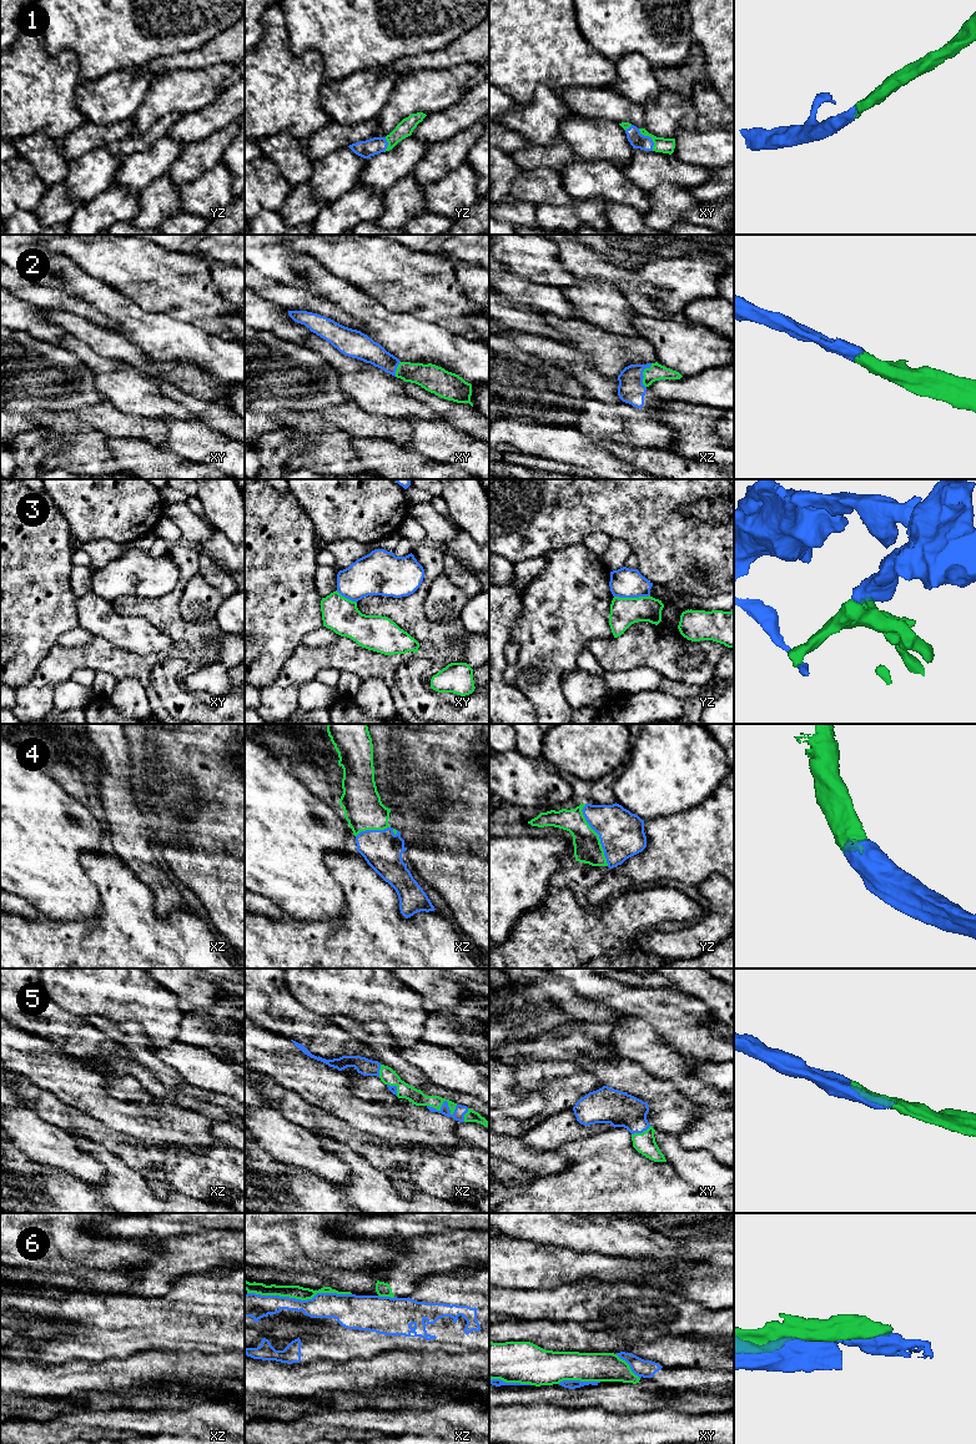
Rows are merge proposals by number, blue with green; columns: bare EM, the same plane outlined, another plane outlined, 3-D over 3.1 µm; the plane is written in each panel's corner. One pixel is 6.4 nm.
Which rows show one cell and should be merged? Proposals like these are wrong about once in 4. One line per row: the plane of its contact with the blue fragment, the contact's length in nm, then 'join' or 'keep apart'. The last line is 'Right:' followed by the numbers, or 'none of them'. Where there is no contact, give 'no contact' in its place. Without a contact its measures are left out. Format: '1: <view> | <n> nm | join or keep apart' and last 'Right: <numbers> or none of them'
1: xy | 170 nm | join
2: xz | 170 nm | join
3: yz | 240 nm | keep apart
4: yz | 420 nm | join
5: xz | 200 nm | join
6: xz | 650 nm | keep apart
Right: 1, 2, 4, 5

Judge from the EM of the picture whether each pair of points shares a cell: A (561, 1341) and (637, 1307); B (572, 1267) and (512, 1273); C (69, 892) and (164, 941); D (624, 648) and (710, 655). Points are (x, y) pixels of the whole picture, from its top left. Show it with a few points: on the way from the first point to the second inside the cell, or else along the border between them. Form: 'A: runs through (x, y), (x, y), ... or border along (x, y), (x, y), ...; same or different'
A: border along (558, 1322), (575, 1322), (615, 1337); different
B: runs through (557, 1267), (527, 1267); same
C: border along (91, 881), (101, 911), (74, 921); different
D: runs through (645, 648), (683, 648), (689, 645); same

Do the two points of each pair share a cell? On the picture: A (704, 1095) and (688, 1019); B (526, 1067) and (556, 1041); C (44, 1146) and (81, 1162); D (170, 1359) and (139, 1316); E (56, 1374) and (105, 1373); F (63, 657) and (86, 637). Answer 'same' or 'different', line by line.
A: different
B: different
C: same
D: different
E: same
F: different

